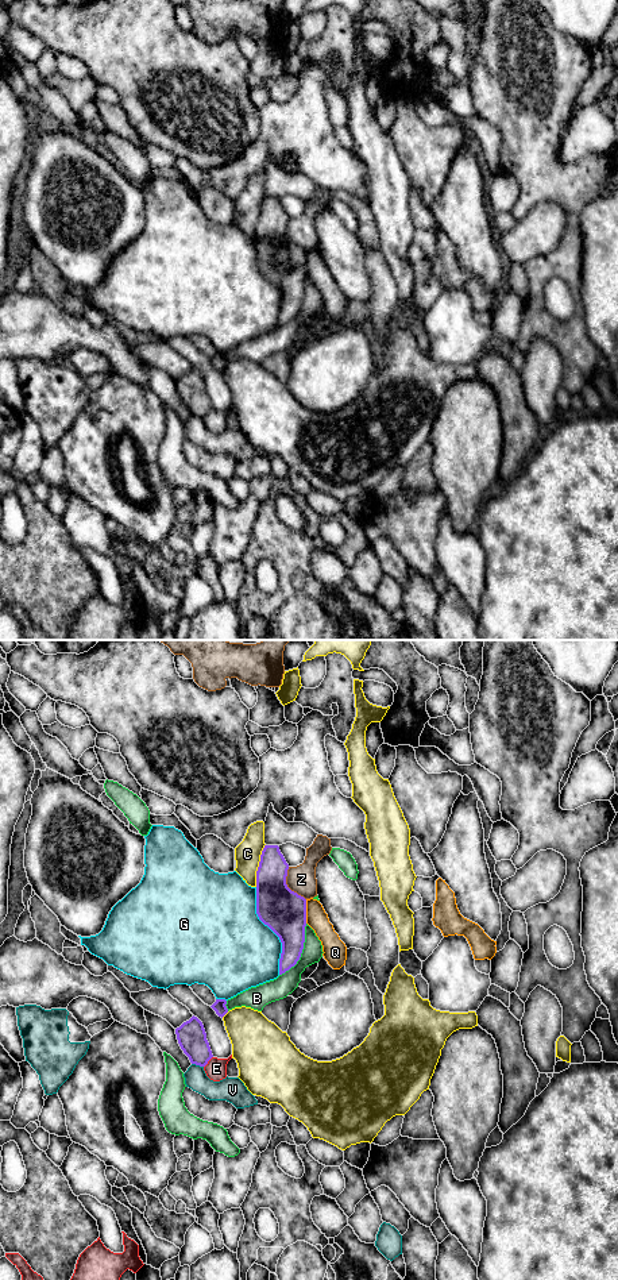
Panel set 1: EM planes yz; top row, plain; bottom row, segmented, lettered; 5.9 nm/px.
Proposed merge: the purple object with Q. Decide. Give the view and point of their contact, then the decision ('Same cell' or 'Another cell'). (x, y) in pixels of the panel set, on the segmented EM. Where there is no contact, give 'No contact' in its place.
Touches purple at yz (305, 912). Another cell

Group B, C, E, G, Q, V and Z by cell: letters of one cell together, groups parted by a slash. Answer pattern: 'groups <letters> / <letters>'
groups B / C / E / G / Q / V / Z

